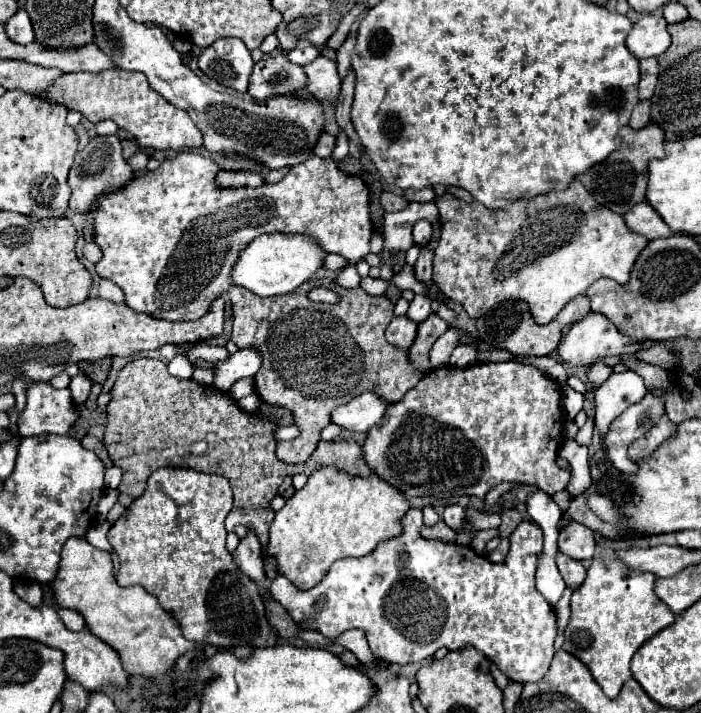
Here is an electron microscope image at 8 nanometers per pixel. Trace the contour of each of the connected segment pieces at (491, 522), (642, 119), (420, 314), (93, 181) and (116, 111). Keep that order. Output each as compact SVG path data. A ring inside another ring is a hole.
M467 508L467 518L471 524L475 524L475 532L487 528L499 528L499 514L493 512L477 512L473 508Z
M639 102L639 104L635 106L631 118L629 118L629 126L631 126L633 130L641 130L641 128L647 126L649 120L651 120L651 118L649 118L649 102Z
M415 296L411 306L409 306L407 318L415 324L421 324L429 318L429 314L431 314L431 300L427 296Z
M95 136L89 140L89 144L81 152L75 154L75 162L69 170L69 188L71 188L69 208L81 214L87 214L91 212L95 200L101 194L125 186L131 178L133 178L133 170L123 160L119 138L117 136Z
M105 70L105 72L71 72L63 74L45 90L39 92L39 96L47 102L55 102L65 106L67 110L81 112L91 124L97 124L101 120L113 120L119 128L131 132L141 146L149 146L155 150L189 150L189 148L201 148L203 136L201 130L191 122L187 114L183 114L179 108L171 106L167 100L159 98L147 86L147 78L141 72L129 72L129 70Z

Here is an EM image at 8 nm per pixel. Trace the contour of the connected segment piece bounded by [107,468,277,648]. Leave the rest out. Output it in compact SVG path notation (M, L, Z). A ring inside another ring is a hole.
M159 468L149 478L149 488L137 498L109 530L107 540L121 560L117 572L119 586L141 584L149 594L161 600L161 606L173 614L187 640L221 648L233 646L275 646L277 634L265 618L265 608L255 582L239 570L225 548L225 518L233 506L231 486L225 478L187 468Z

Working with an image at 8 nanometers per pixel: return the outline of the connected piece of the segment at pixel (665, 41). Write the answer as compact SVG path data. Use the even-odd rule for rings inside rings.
M645 14L641 16L631 32L627 34L627 48L635 58L657 58L663 54L671 42L671 36L667 32L667 22L661 14Z

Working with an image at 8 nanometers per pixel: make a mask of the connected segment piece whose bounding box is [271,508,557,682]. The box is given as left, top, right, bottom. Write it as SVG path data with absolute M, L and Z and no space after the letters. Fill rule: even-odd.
M409 508L401 518L401 526L403 532L387 542L381 542L373 554L337 560L323 582L311 590L299 590L283 576L275 578L271 582L275 600L283 604L297 624L323 634L331 642L345 630L363 630L373 656L383 662L397 662L405 666L433 658L441 646L447 650L459 650L471 644L491 662L495 662L497 668L513 682L535 682L543 678L555 654L553 642L557 636L557 618L553 608L535 588L537 558L543 548L543 532L537 528L537 524L521 522L515 528L515 532L509 536L509 554L499 564L475 554L469 546L423 538L419 534L419 508ZM321 596L325 596L325 604L323 608L317 608L317 600Z

